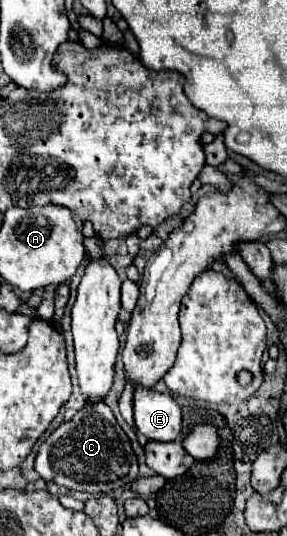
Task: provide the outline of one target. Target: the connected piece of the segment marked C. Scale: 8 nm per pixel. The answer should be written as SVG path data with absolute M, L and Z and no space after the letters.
M87 401L87 405L77 411L71 421L61 423L41 443L35 463L45 481L53 479L53 469L71 469L71 489L87 491L91 495L121 489L137 477L137 457L129 439L103 401Z

